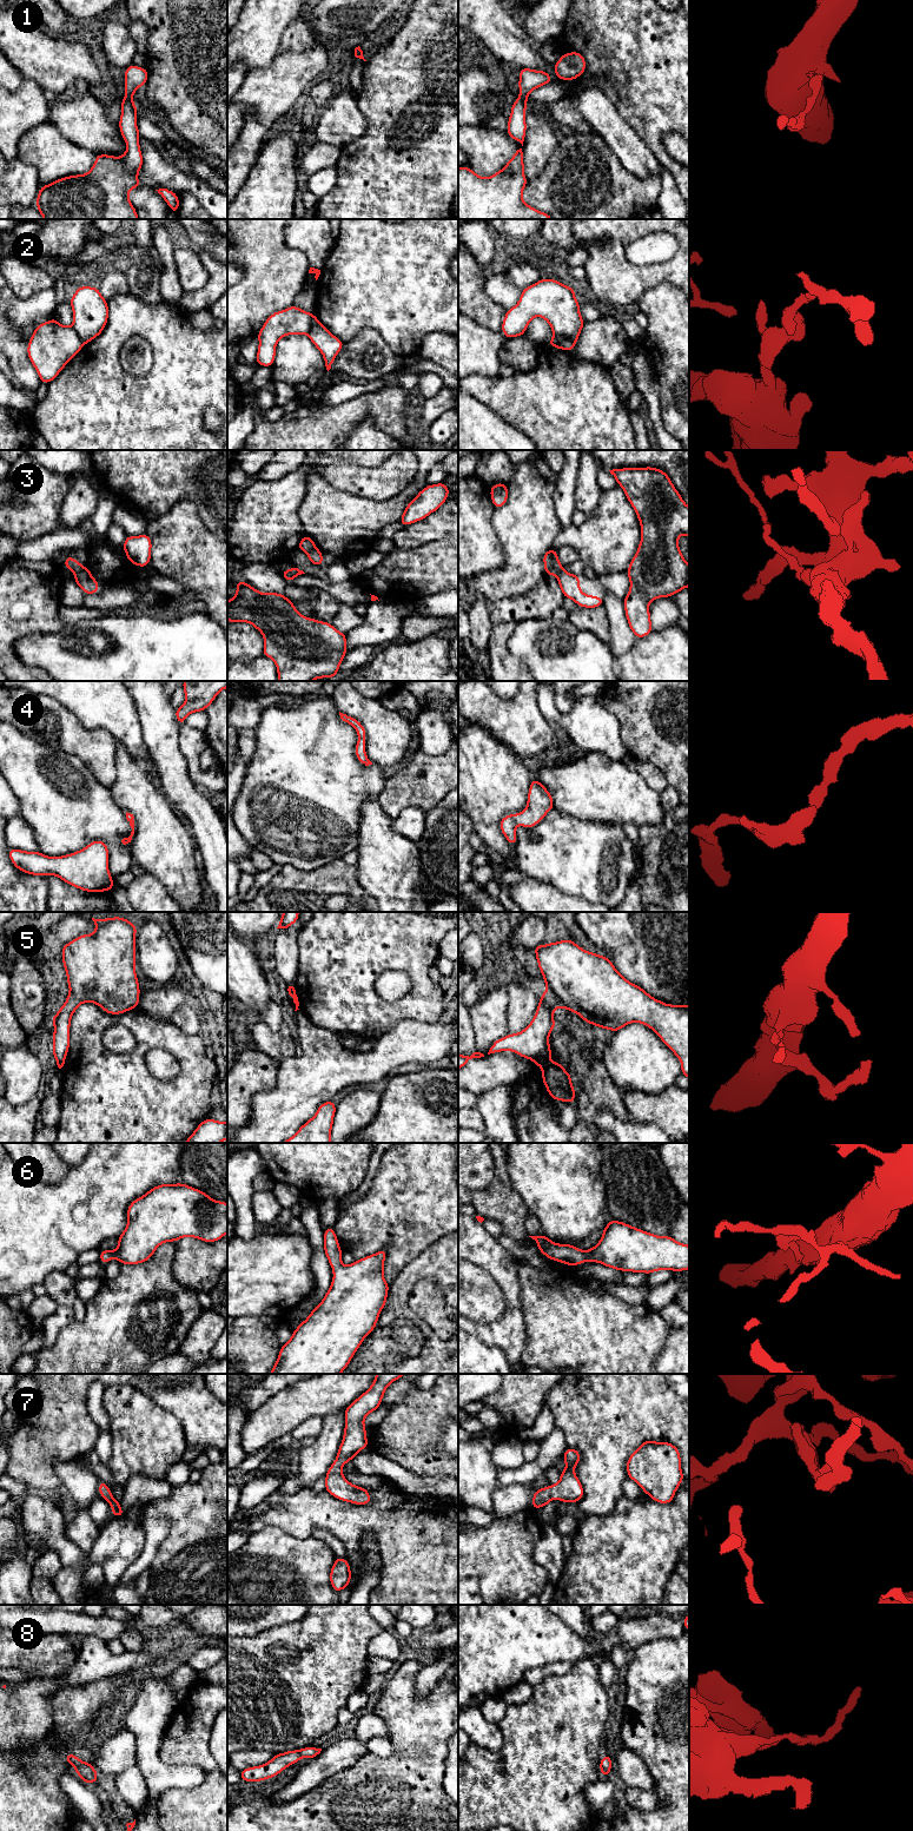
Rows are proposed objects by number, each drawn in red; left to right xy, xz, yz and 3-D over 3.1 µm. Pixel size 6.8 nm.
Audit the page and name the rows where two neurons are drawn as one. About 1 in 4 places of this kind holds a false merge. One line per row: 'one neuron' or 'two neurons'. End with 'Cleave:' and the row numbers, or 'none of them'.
1: one neuron
2: two neurons
3: two neurons
4: one neuron
5: two neurons
6: one neuron
7: one neuron
8: one neuron
Cleave: 2, 3, 5

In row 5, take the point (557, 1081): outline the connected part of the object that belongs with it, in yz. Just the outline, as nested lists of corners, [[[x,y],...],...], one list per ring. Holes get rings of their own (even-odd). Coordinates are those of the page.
[[[547,1058],[535,1062],[535,1065],[542,1067],[542,1080],[553,1099],[574,1103],[576,1091],[570,1073],[557,1060],[551,1062]]]

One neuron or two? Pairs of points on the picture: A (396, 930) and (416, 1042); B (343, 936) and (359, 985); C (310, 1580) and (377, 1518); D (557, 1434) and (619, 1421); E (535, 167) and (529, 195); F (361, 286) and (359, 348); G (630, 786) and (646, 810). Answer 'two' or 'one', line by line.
A: two
B: one
C: two
D: two
E: two
F: two
G: one

